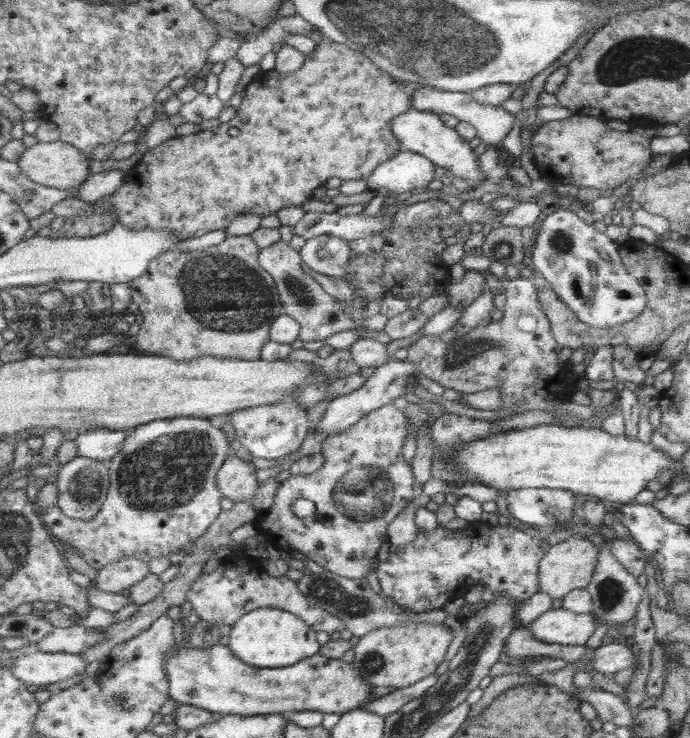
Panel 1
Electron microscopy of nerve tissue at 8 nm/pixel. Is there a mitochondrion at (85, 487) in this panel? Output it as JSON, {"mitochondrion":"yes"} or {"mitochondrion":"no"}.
{"mitochondrion":"yes"}

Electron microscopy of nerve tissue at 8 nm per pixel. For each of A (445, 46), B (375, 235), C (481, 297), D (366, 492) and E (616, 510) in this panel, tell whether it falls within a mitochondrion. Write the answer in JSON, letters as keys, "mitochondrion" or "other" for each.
{"A":"mitochondrion","B":"other","C":"other","D":"mitochondrion","E":"other"}

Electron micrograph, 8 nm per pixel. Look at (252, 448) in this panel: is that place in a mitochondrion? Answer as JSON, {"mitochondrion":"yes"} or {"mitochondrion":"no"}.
{"mitochondrion":"no"}

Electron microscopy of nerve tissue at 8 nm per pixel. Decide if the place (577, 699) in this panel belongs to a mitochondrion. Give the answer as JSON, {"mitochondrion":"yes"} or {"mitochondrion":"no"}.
{"mitochondrion":"no"}

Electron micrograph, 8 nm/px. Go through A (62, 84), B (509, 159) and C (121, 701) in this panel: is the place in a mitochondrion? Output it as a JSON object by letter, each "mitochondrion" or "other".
{"A":"other","B":"other","C":"mitochondrion"}

